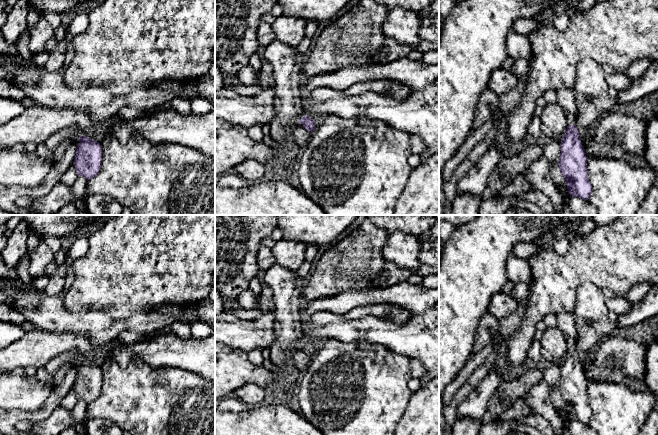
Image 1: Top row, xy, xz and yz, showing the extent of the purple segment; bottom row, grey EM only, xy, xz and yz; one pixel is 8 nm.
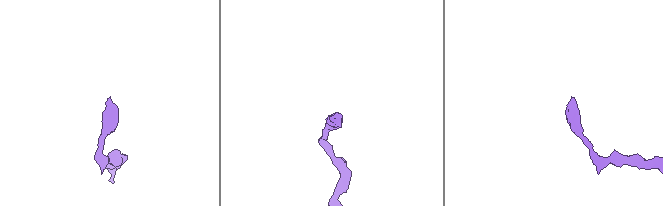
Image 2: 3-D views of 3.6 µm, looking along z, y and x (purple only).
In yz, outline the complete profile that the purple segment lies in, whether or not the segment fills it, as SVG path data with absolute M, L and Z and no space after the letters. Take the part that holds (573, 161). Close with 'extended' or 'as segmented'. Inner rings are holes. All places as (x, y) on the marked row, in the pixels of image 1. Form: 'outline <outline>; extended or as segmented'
outline M563 87L556 91L556 96L568 122L566 133L562 137L561 154L557 164L566 180L570 196L589 200L592 185L588 178L587 156L576 127L578 107L574 90Z; extended

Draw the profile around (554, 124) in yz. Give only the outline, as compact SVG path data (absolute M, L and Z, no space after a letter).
M548 104L541 120L541 133L548 138L562 138L566 133L568 122L562 107L556 104Z

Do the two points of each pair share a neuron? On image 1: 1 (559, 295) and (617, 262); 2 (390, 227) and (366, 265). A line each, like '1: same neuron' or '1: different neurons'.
1: same neuron
2: different neurons

